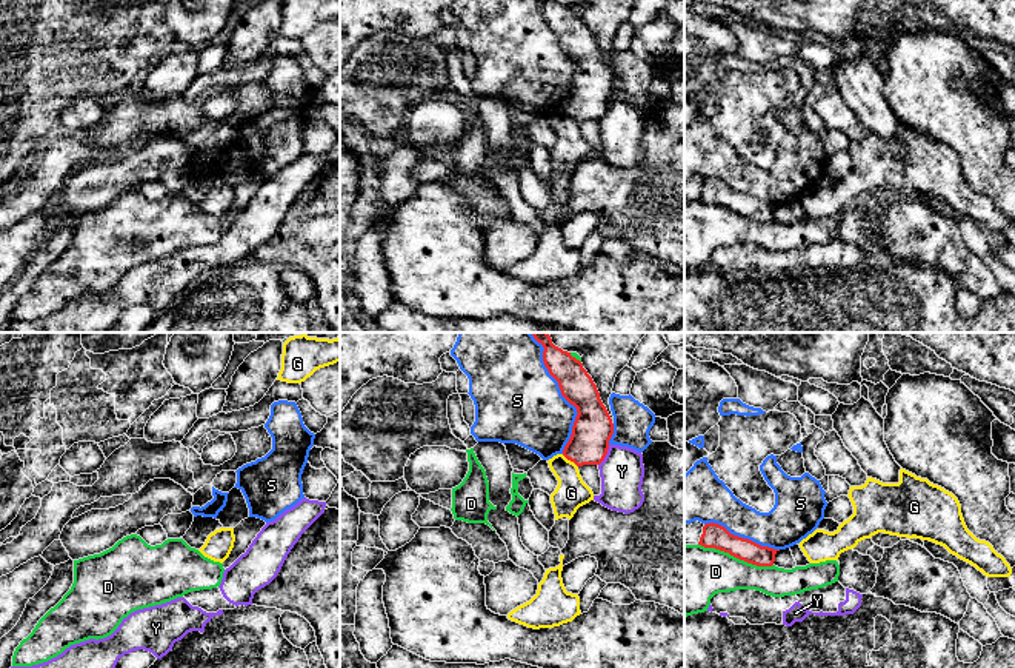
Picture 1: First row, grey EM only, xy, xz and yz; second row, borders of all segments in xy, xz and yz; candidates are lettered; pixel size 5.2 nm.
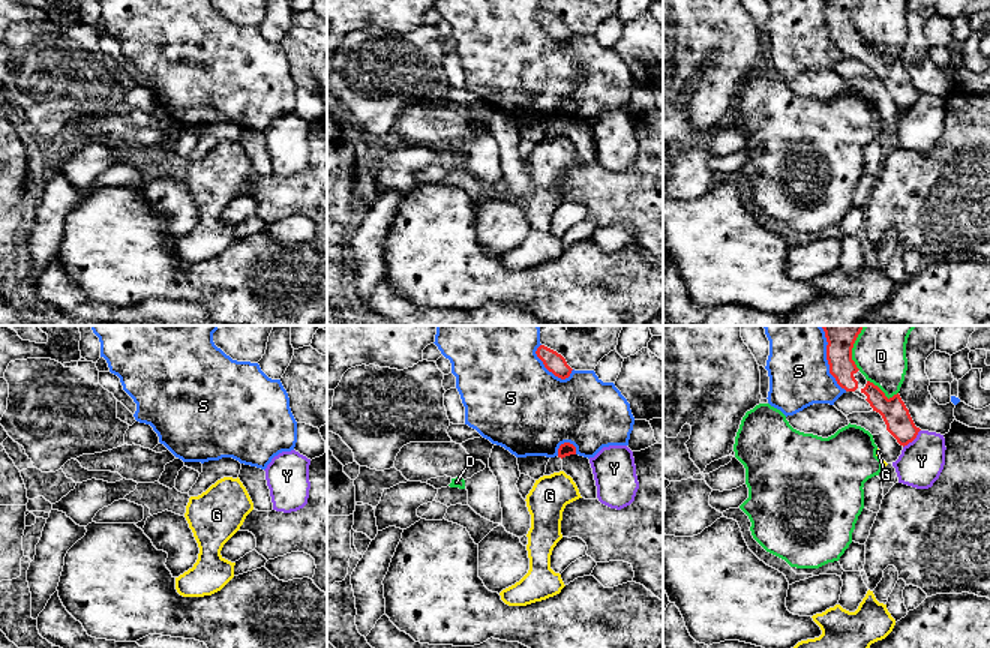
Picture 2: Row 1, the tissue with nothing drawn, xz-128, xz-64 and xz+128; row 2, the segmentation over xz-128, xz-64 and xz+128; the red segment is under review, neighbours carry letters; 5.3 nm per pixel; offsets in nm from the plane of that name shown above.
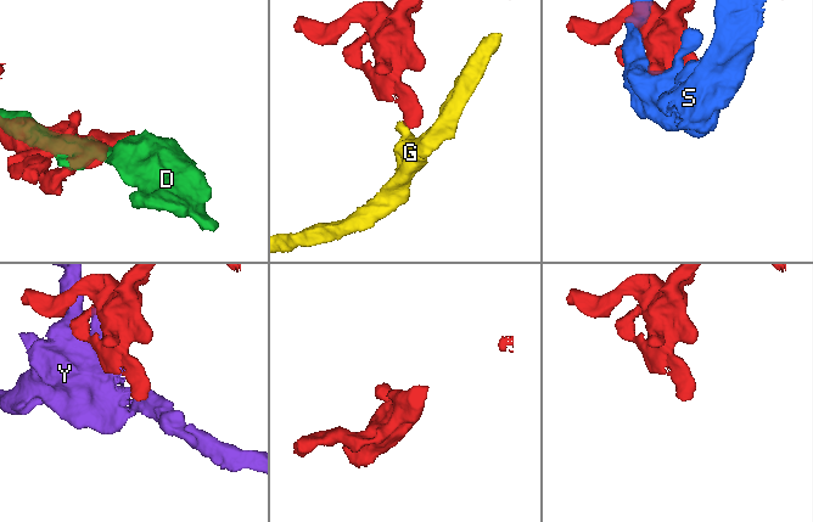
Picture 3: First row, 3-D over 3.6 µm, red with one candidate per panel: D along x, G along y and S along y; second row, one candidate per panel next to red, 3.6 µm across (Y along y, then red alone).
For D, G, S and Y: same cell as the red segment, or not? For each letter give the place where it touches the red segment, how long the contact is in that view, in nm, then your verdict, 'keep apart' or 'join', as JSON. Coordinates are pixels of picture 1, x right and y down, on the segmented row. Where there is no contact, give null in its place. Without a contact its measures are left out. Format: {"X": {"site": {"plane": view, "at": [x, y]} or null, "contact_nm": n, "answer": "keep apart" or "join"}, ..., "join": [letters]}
{"D": {"site": {"plane": "yz", "at": [735, 556]}, "contact_nm": 400, "answer": "keep apart"}, "G": {"site": {"plane": "xz", "at": [569, 459]}, "contact_nm": 110, "answer": "keep apart"}, "S": {"site": {"plane": "xz", "at": [562, 393]}, "contact_nm": 650, "answer": "keep apart"}, "Y": {"site": {"plane": "xz", "at": [605, 456]}, "contact_nm": 130, "answer": "keep apart"}, "join": []}

